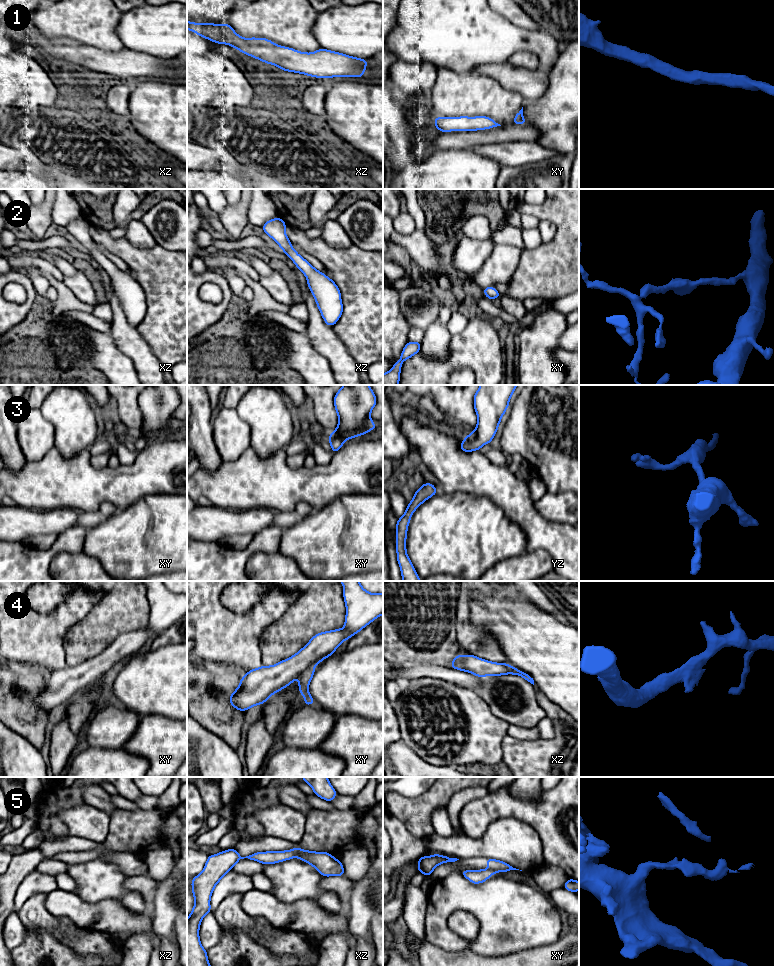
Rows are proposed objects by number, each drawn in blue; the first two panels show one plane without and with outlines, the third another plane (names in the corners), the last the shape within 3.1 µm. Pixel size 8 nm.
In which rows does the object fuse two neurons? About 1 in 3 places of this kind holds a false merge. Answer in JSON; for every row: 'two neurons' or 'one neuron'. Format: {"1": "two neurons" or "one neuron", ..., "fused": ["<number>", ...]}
{"1": "one neuron", "2": "one neuron", "3": "one neuron", "4": "one neuron", "5": "two neurons", "fused": ["5"]}

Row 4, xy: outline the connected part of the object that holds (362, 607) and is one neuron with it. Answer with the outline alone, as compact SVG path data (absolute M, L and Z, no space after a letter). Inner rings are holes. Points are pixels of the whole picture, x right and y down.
M340 581L343 584L343 596L346 605L345 625L343 629L336 629L318 633L295 655L272 666L261 666L249 670L241 678L238 688L231 694L229 703L239 711L265 703L269 697L290 685L299 676L299 691L305 697L303 705L313 705L314 699L308 691L309 683L315 673L314 668L325 658L335 653L341 643L373 622L377 617L383 615L383 594L369 593L359 581Z

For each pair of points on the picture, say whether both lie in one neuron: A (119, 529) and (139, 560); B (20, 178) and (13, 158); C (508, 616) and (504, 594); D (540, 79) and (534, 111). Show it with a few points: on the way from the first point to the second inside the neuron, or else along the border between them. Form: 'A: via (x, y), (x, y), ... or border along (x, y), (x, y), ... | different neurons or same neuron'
A: via (127, 537), (132, 542), (132, 552) | same neuron
B: border along (10, 169), (27, 170), (39, 177) | different neurons
C: via (504, 611), (504, 599) | same neuron
D: border along (549, 79), (547, 90), (541, 96), (525, 102) | different neurons

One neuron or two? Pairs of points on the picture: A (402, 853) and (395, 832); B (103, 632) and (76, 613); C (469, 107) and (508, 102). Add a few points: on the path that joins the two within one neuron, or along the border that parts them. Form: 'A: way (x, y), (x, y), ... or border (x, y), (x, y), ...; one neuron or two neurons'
A: way (402, 848), (400, 837); one neuron
B: border (99, 601), (65, 633); two neurons
C: way (479, 102), (498, 102); one neuron

